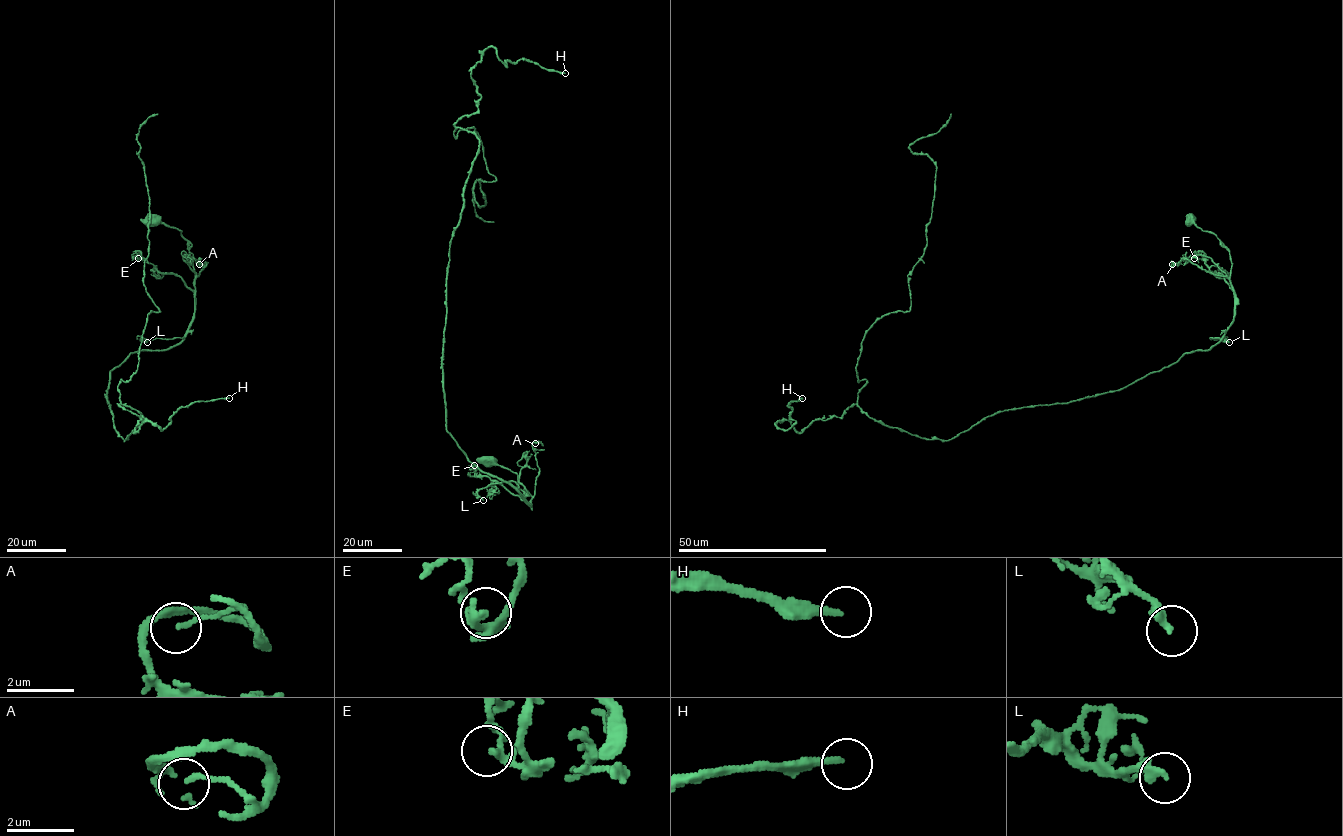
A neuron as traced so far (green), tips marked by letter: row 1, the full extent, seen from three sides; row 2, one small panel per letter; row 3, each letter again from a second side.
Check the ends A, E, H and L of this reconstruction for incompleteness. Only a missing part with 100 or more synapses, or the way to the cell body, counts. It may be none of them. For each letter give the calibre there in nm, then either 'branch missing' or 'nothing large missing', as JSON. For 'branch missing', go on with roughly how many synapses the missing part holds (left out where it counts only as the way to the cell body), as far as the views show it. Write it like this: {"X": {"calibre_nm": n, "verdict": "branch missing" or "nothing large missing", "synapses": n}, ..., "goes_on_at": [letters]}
{"A": {"calibre_nm": 130, "verdict": "nothing large missing"}, "E": {"calibre_nm": 180, "verdict": "nothing large missing"}, "H": {"calibre_nm": 200, "verdict": "branch missing", "synapses": 100}, "L": {"calibre_nm": 240, "verdict": "nothing large missing"}, "goes_on_at": ["H"]}

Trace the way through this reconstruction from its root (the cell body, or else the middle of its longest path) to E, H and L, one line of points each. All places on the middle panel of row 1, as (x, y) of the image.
E: (490, 460), (517, 475), (517, 486), (530, 504), (488, 477), (476, 476), (474, 465)
H: (490, 460), (530, 505), (446, 429), (449, 242), (479, 148), (455, 124), (490, 47), (565, 73)
L: (490, 460), (517, 475), (517, 486), (531, 505), (511, 481), (491, 483), (481, 488), (477, 493), (483, 500)

